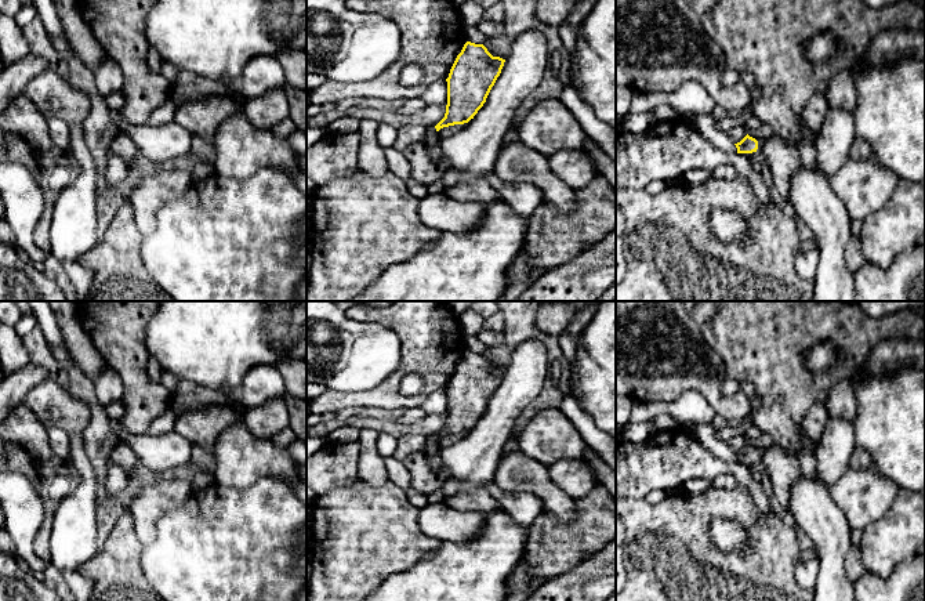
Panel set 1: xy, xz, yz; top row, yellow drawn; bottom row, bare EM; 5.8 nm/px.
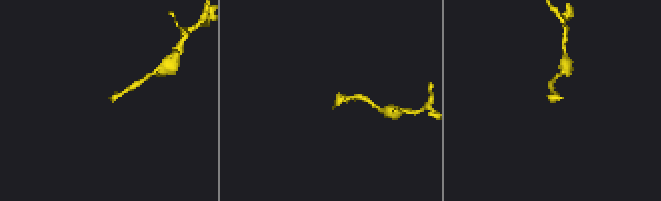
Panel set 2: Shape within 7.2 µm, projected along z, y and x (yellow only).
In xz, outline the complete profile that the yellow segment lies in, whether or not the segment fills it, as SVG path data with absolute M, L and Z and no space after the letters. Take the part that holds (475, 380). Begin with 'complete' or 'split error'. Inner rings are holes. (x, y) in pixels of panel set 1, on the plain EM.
split error; M467 351L457 365L447 391L447 414L445 427L428 438L424 453L434 468L439 468L439 439L468 432L486 412L501 383L505 369L493 366L483 354Z

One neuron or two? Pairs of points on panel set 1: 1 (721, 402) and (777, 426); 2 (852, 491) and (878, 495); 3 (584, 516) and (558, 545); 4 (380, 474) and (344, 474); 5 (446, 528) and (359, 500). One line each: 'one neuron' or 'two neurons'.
1: two neurons
2: one neuron
3: one neuron
4: two neurons
5: two neurons

